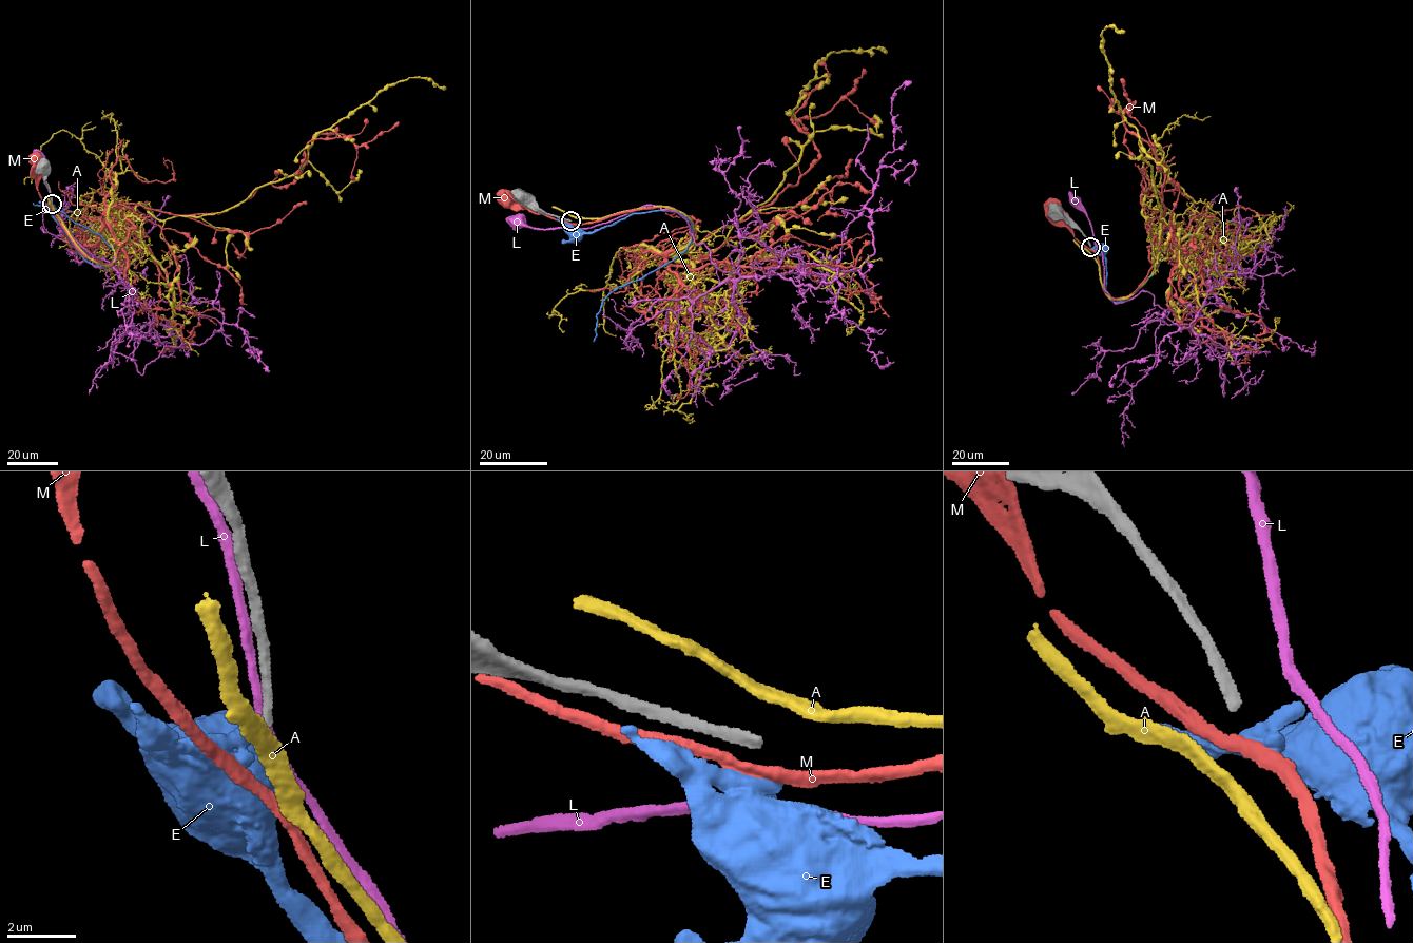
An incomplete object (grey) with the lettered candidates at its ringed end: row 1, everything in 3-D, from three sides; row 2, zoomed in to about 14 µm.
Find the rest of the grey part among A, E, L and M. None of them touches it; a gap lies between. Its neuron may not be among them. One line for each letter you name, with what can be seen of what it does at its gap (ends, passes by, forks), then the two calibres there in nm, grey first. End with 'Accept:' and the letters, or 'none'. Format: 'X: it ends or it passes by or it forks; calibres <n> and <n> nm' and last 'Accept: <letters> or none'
Accept: none

